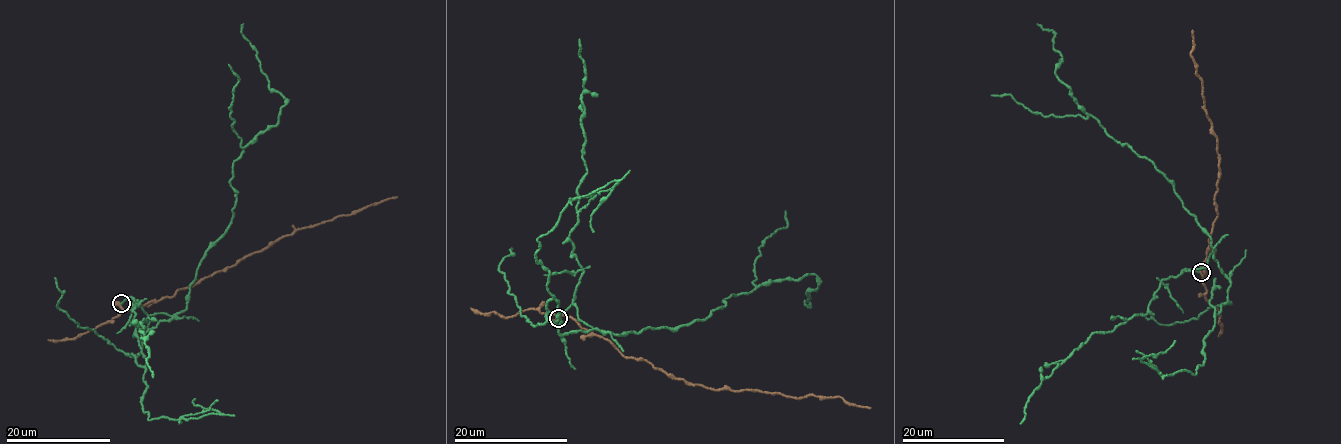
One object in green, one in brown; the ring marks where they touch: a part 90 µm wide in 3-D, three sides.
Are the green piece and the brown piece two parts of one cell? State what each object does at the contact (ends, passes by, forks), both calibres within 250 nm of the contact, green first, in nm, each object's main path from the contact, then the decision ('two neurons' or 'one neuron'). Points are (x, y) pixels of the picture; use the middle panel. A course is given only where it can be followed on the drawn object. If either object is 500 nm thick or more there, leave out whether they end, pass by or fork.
green ends there; brown passes by; 160 nm thick on the green side, 320 nm on the other; green runs (558, 318), (573, 301), (577, 317), (618, 335), (674, 327), (809, 274), (810, 298); brown runs (558, 318), (570, 316), (626, 357), (646, 359), (693, 384), (777, 392), (798, 399), (839, 396), (871, 408); two neurons

